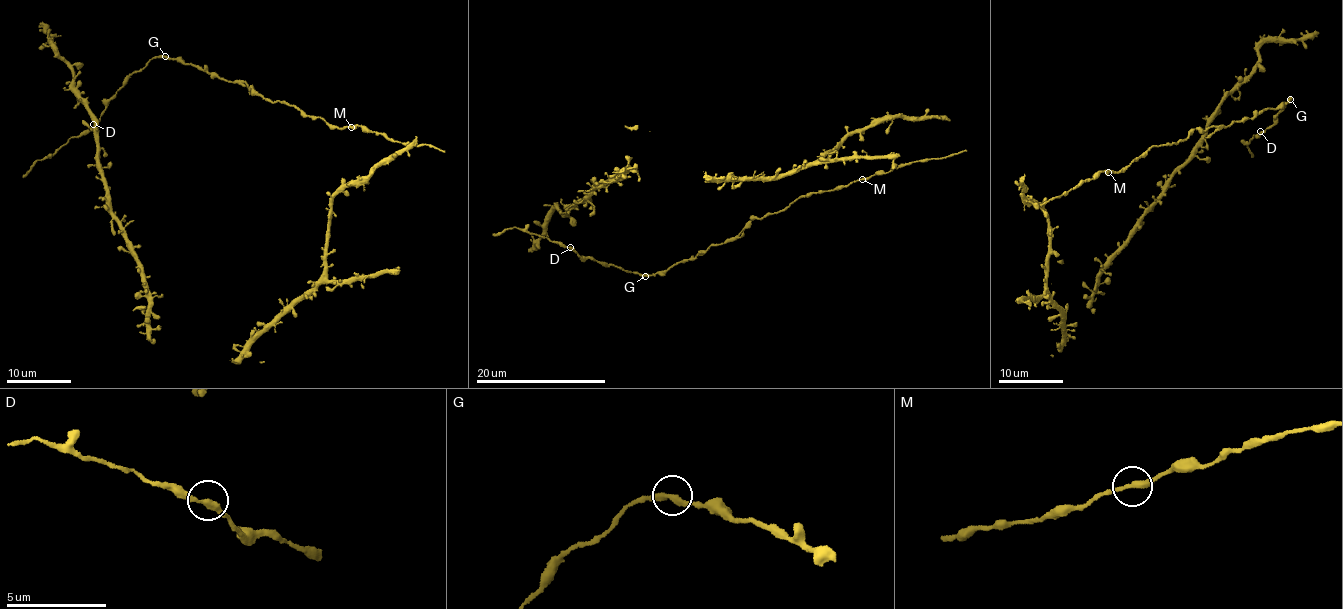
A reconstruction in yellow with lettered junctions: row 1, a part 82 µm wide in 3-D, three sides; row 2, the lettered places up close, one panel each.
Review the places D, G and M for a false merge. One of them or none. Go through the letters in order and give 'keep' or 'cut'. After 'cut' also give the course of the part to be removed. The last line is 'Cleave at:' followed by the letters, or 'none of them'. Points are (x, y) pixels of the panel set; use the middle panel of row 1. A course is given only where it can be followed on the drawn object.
D: keep
G: keep
M: keep
Cleave at: none of them

